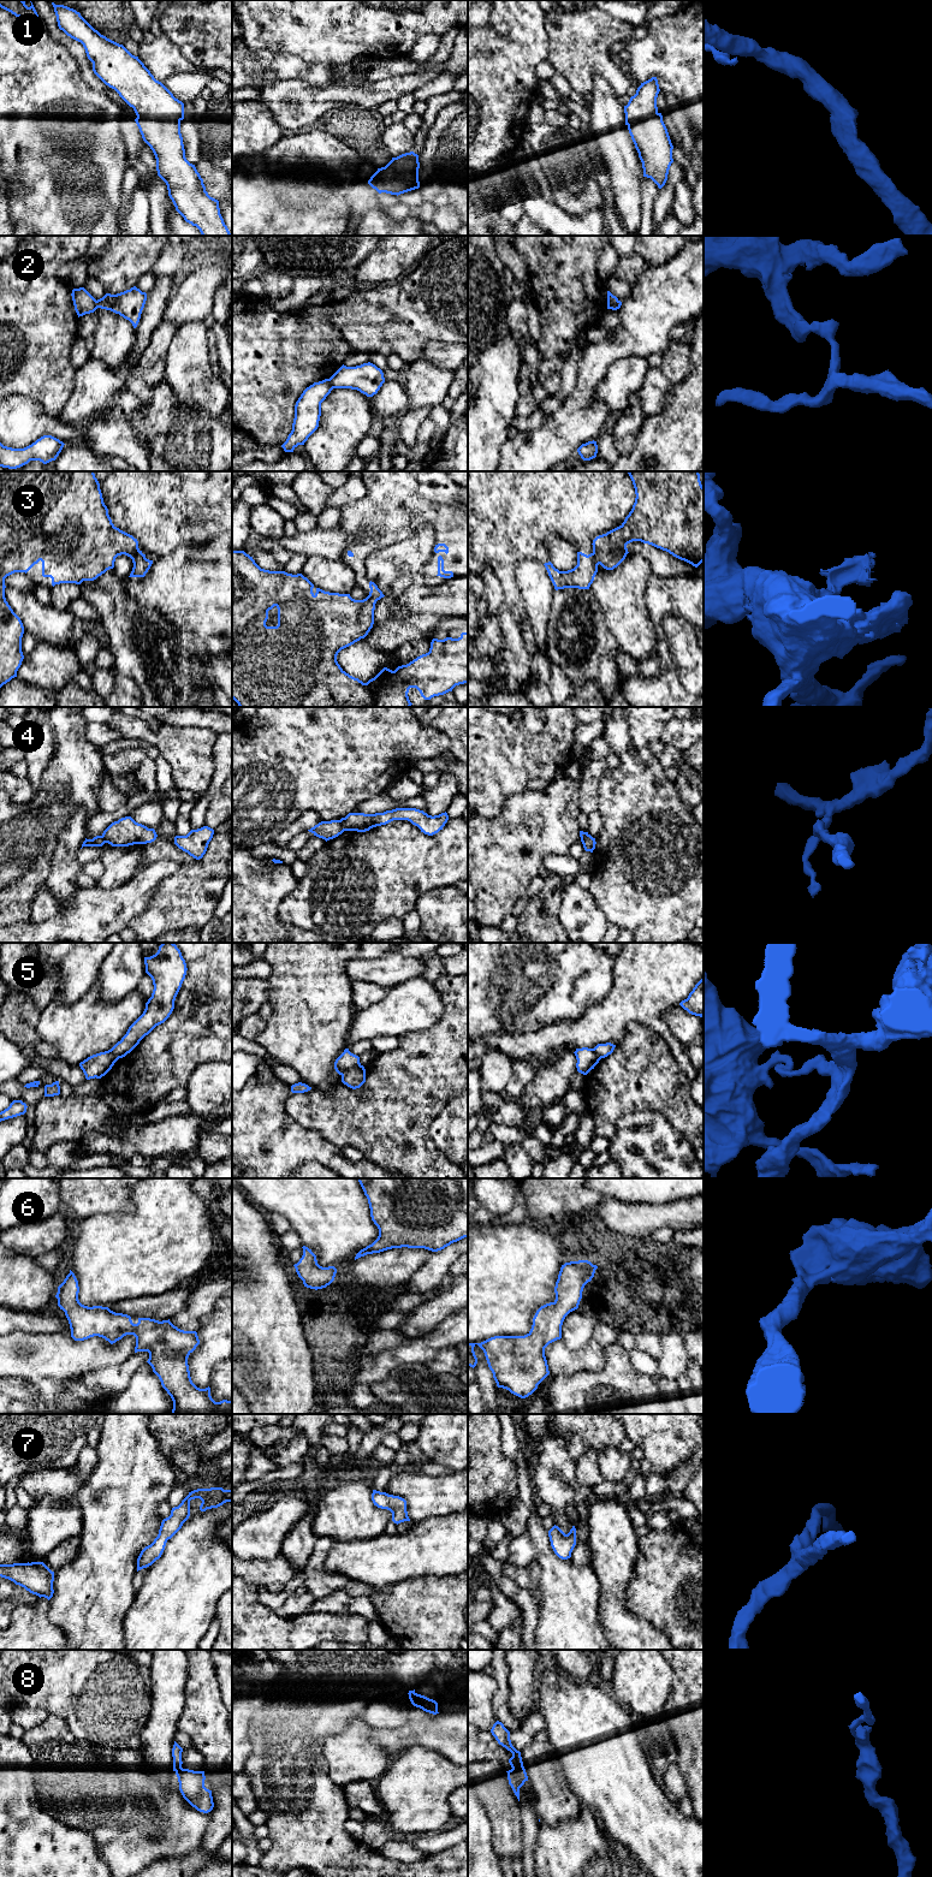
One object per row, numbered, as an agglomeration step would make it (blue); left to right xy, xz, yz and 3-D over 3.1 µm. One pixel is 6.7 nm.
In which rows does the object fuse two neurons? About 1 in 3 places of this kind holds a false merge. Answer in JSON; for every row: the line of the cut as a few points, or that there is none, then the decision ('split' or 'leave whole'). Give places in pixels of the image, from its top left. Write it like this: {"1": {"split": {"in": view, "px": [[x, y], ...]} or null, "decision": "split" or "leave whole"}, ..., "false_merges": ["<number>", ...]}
{"1": {"split": null, "decision": "leave whole"}, "2": {"split": {"in": "xz", "px": [[327, 379], [333, 387]]}, "decision": "split"}, "3": {"split": {"in": "yz", "px": [[593, 552], [599, 563]]}, "decision": "split"}, "4": {"split": {"in": "xz", "px": [[338, 820], [344, 830]]}, "decision": "split"}, "5": {"split": {"in": "xz", "px": [[360, 1064], [349, 1068], [342, 1075]]}, "decision": "split"}, "6": {"split": null, "decision": "leave whole"}, "7": {"split": null, "decision": "leave whole"}, "8": {"split": {"in": "yz", "px": [[522, 1765], [512, 1769]]}, "decision": "split"}, "false_merges": ["2", "3", "4", "5", "8"]}

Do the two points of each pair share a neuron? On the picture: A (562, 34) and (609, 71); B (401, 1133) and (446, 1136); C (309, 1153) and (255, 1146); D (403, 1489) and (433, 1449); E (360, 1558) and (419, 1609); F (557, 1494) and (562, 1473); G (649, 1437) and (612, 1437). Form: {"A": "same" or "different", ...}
{"A": "same", "B": "different", "C": "same", "D": "different", "E": "different", "F": "same", "G": "different"}

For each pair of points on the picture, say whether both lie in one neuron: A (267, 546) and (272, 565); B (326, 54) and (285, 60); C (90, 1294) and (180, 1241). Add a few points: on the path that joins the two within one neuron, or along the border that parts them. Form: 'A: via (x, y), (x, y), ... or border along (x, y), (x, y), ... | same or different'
A: border along (262, 539), (256, 548), (267, 551), (283, 566) | different
B: border along (273, 52), (292, 53), (308, 63), (326, 65) | different
C: via (113, 1271), (129, 1255), (150, 1251), (158, 1245) | same

